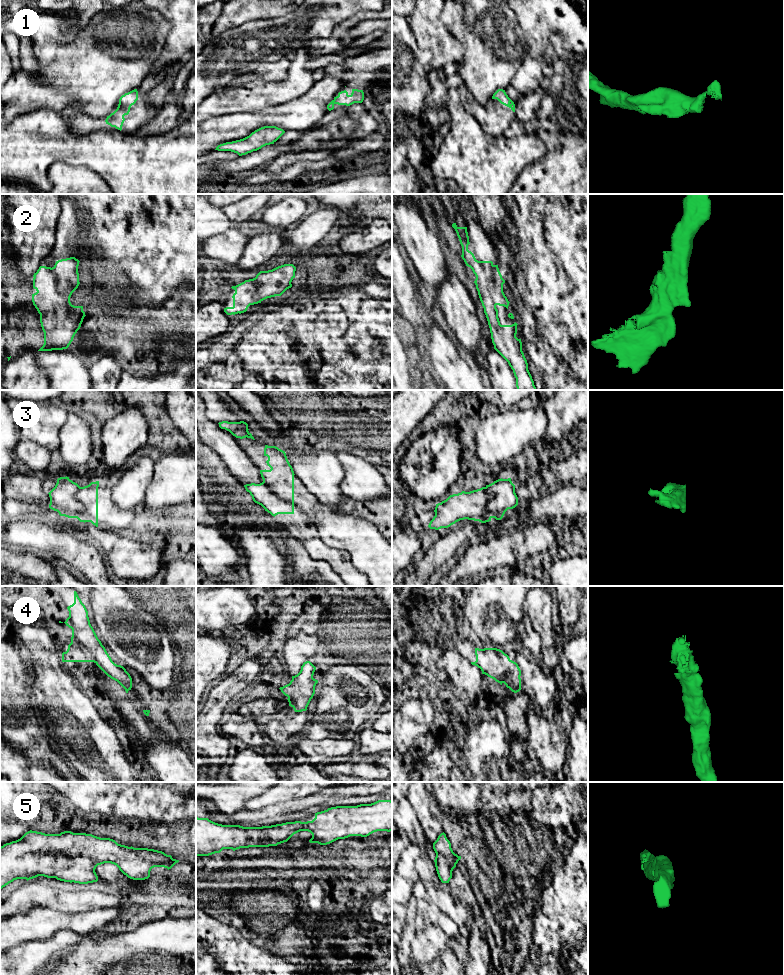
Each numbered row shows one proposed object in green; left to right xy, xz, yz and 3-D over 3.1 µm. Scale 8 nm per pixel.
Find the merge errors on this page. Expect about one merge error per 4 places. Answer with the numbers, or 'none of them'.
3

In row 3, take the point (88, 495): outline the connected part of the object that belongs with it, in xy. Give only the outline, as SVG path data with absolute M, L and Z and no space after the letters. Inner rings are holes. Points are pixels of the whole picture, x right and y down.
M99 481L80 487L76 498L84 506L83 513L77 517L80 522L91 522L98 527L98 487Z

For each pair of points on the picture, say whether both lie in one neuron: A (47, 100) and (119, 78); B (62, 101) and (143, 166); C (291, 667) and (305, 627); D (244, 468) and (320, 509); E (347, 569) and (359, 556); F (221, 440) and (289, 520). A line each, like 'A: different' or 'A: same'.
A: different
B: different
C: different
D: different
E: different
F: same

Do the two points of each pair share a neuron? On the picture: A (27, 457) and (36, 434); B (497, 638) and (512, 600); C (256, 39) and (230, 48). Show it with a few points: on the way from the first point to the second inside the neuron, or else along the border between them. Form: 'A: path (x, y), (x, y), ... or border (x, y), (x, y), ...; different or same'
A: border (21, 437), (39, 443), (50, 451); different
B: path (482, 627), (479, 617), (485, 604), (496, 600); same
C: path (250, 39), (240, 48), (236, 48); same

